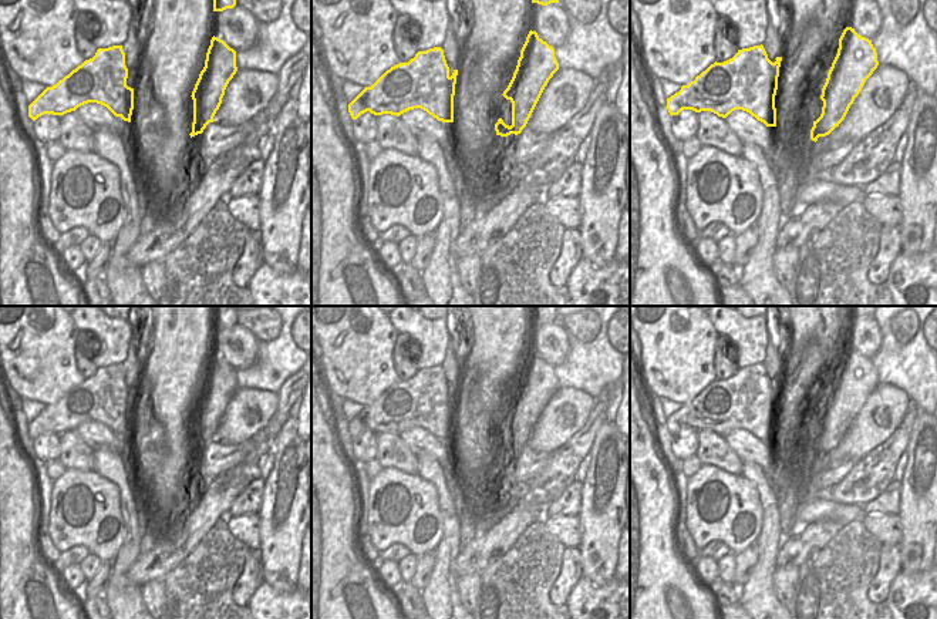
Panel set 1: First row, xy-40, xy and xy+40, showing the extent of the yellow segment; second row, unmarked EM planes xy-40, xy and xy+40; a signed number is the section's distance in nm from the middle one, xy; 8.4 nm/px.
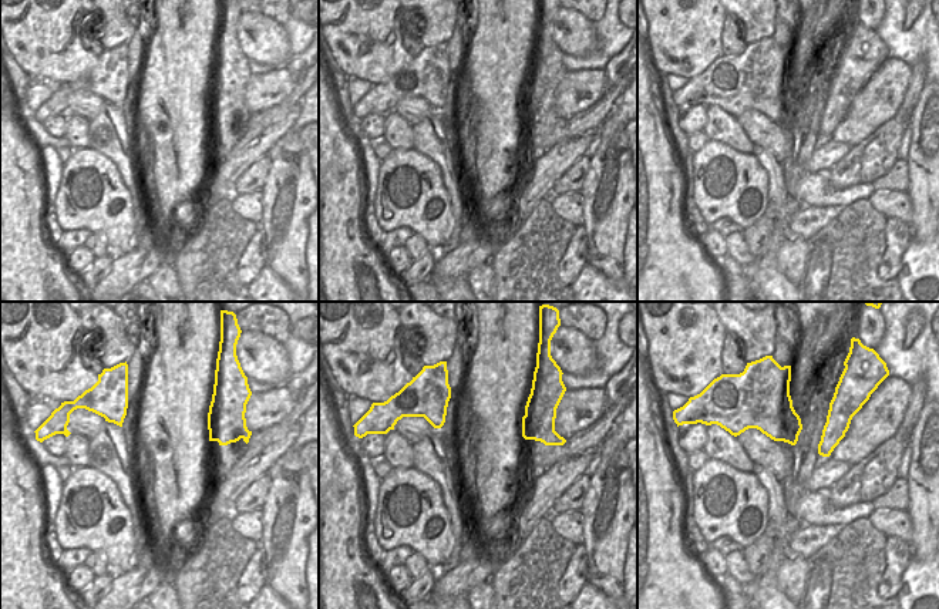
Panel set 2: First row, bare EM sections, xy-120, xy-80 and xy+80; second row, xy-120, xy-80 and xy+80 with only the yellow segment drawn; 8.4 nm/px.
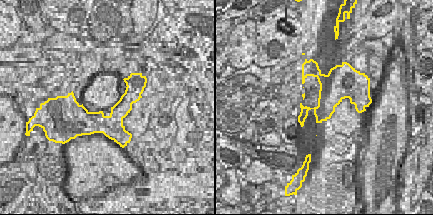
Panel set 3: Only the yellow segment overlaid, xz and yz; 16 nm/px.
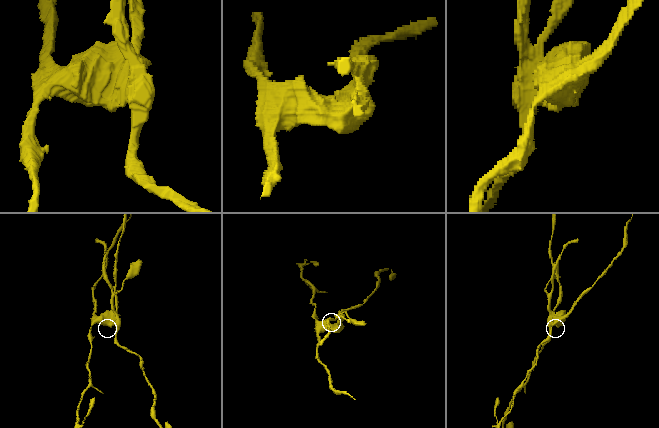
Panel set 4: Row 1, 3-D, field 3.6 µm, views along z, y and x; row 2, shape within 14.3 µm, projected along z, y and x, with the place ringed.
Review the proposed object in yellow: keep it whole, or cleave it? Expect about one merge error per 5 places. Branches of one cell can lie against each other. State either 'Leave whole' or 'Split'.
Split

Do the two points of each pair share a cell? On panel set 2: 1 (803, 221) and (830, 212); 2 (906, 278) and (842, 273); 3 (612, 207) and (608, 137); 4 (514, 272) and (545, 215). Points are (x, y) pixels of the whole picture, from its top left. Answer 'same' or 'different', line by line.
1: same
2: different
3: same
4: same

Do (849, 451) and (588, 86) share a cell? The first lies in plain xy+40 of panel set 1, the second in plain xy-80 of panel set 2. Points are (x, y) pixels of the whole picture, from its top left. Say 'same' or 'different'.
same

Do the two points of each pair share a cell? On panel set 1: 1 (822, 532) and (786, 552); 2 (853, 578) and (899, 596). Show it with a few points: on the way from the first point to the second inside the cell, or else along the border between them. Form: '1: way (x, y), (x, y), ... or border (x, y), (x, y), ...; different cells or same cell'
1: way (814, 537), (795, 551); same cell
2: border (885, 601), (887, 604); different cells

